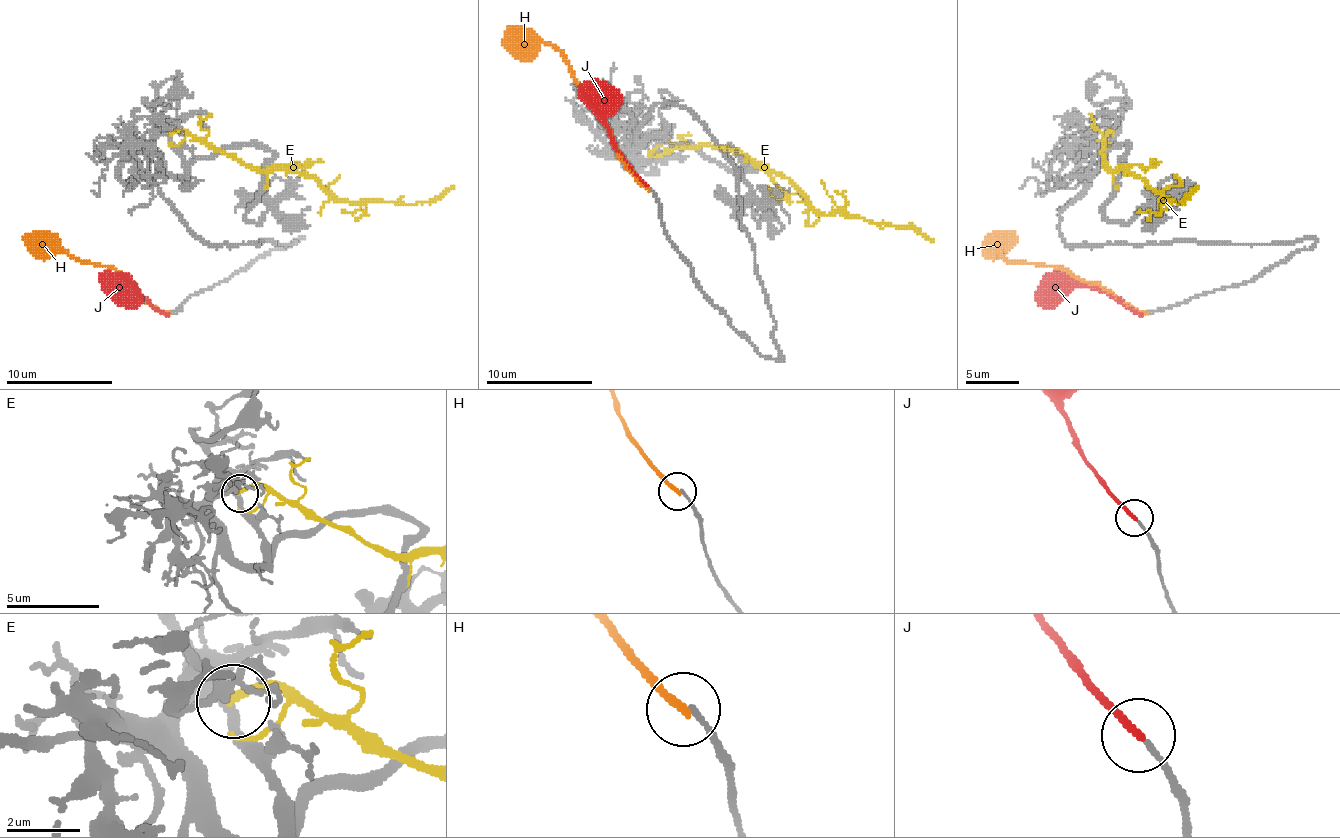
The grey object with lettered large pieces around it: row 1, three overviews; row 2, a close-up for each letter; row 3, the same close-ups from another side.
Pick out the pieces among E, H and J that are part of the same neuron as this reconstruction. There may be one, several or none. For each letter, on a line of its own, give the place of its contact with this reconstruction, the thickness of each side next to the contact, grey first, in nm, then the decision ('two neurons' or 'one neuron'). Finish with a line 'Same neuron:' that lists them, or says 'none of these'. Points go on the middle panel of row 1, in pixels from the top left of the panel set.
E: meets grey at (650, 157); 280 nm thick on the grey side, 240 nm on the other; two neurons
H: meets grey at (646, 188); 140 nm thick on the grey side, 200 nm on the other; two neurons
J: meets grey at (646, 185); 140 nm thick on the grey side, 200 nm on the other; one neuron
Same neuron: J

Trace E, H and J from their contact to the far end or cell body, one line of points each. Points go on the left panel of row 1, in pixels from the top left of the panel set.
E: (171, 135), (187, 130), (251, 164), (307, 172), (342, 201), (395, 204), (435, 201), (454, 186)
H: (166, 313), (113, 268), (81, 263), (65, 252), (38, 252), (22, 236)
J: (166, 313), (161, 313), (131, 287), (121, 289), (113, 297)

